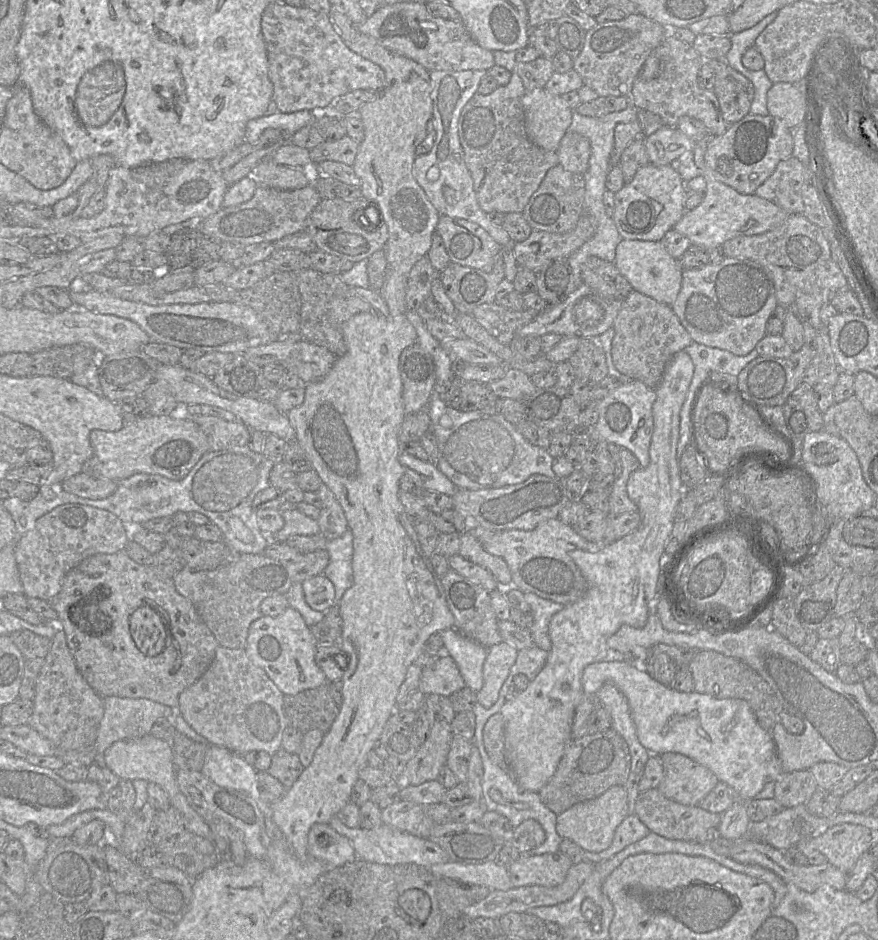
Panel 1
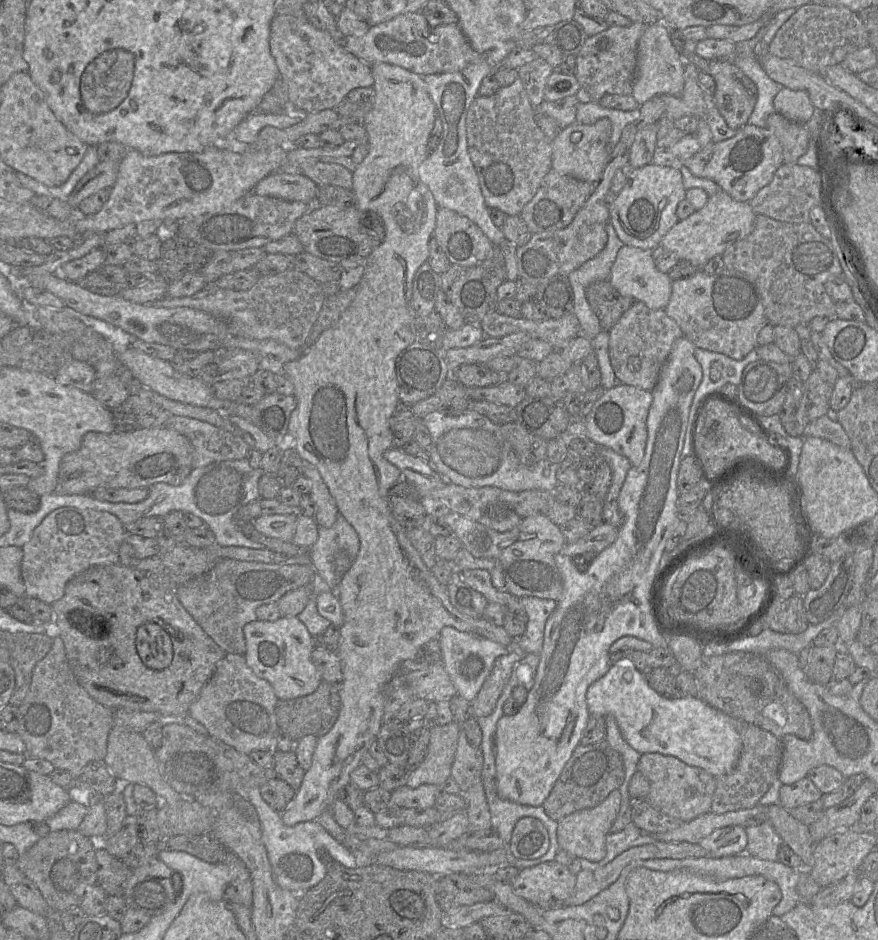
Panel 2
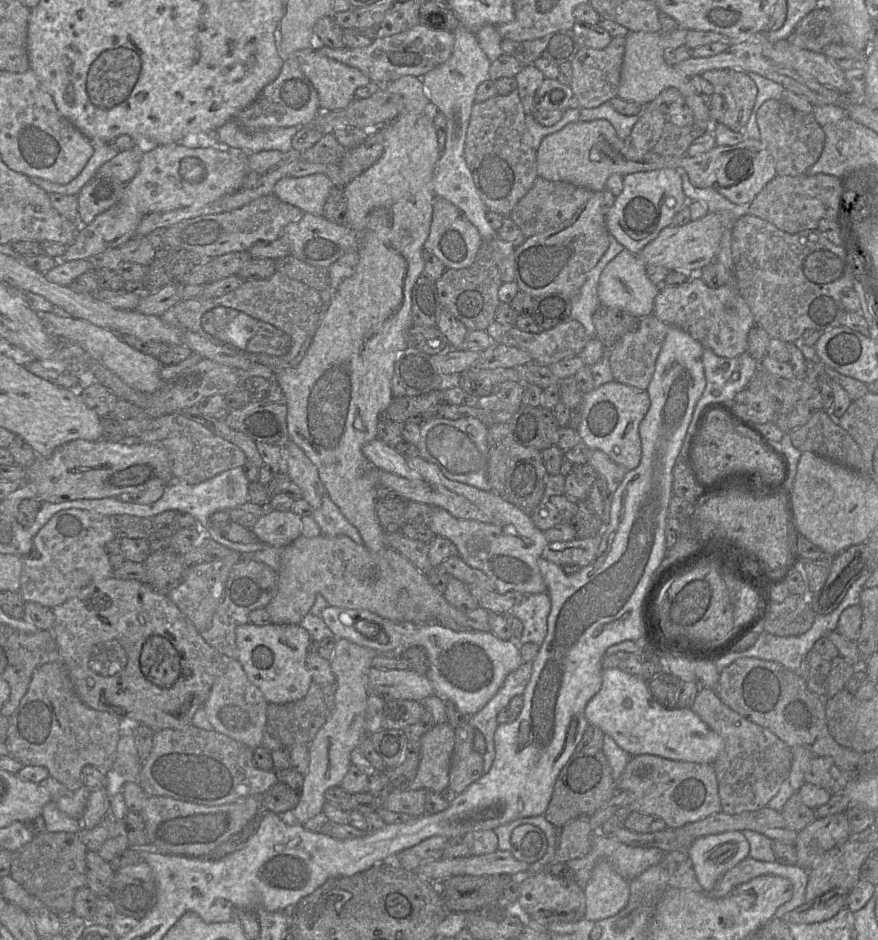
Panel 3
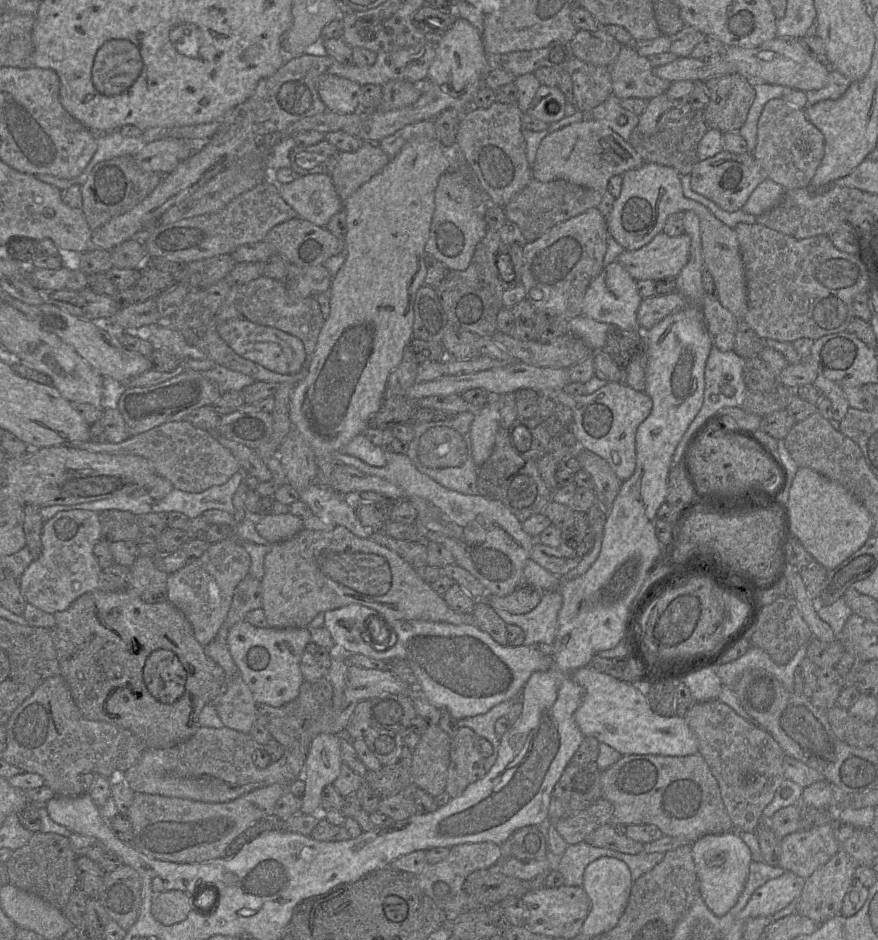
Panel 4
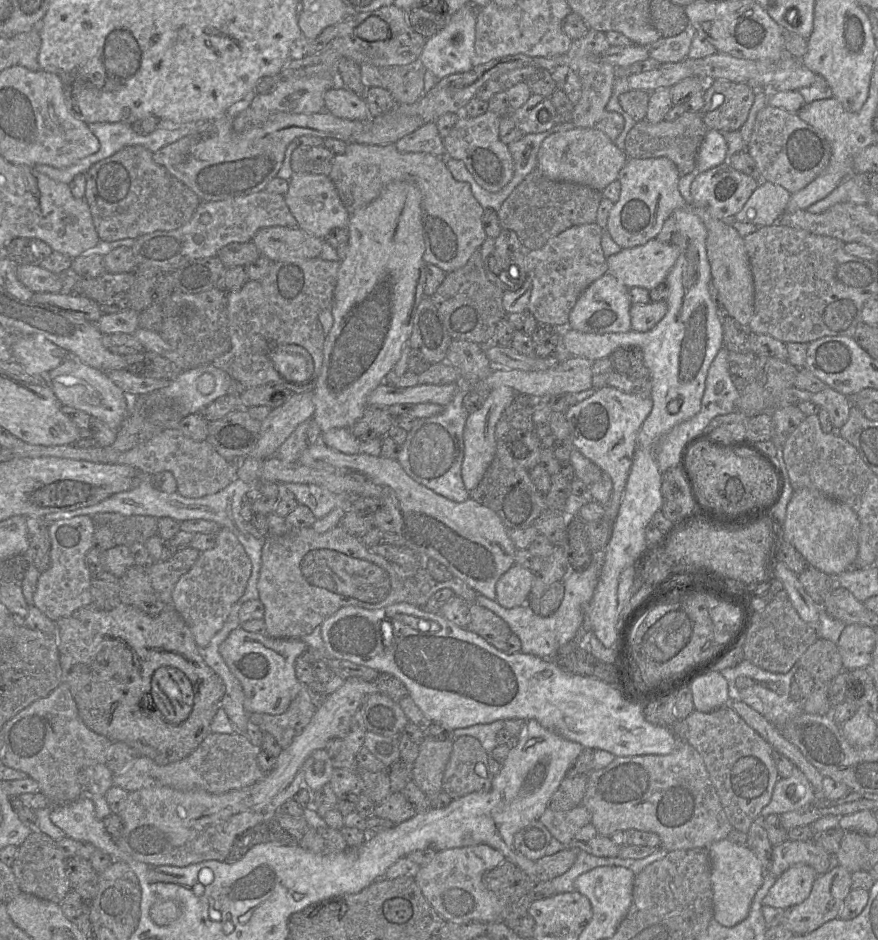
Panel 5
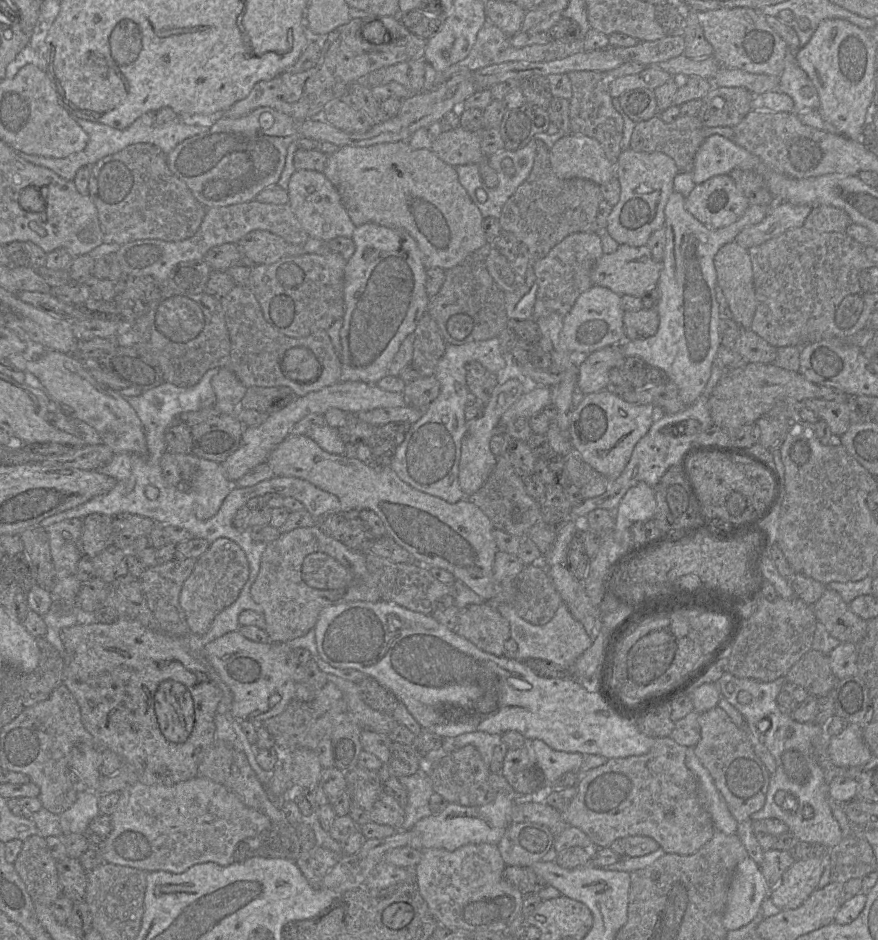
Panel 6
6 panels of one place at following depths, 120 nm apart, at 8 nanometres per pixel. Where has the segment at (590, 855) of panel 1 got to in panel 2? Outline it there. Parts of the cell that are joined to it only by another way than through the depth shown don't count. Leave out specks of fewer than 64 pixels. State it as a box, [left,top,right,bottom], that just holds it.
[580,822,658,870]

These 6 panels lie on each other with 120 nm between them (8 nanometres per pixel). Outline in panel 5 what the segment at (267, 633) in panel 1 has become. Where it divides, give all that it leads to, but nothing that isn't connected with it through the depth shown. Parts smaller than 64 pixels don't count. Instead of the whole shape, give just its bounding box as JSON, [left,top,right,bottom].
[220,627,309,714]

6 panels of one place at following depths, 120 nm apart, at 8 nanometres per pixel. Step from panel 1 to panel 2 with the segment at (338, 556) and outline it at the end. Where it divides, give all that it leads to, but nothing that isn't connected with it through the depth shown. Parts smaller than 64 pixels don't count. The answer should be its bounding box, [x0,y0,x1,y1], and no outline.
[286,513,360,591]

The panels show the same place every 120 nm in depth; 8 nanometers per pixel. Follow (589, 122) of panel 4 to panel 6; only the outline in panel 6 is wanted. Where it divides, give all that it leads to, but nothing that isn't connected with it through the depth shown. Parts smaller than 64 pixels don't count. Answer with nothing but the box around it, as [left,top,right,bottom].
[550,133,615,185]

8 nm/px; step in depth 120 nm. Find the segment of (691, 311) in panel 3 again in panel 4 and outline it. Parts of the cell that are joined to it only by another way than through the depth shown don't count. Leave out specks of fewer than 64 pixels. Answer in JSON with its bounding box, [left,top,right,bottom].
[637,291,739,351]

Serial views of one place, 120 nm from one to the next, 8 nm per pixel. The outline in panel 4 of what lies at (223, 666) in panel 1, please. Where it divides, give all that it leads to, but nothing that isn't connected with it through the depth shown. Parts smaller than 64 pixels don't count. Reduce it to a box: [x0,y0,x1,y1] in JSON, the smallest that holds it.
[213,675,256,734]

